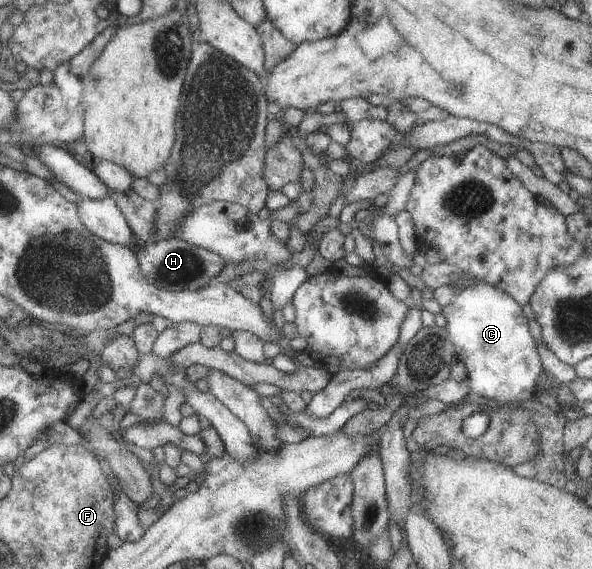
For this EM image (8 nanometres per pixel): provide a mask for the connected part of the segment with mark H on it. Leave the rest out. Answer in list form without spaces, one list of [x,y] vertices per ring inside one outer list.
[[[177,237],[159,239],[159,241],[145,244],[139,249],[138,260],[141,271],[147,276],[147,281],[153,281],[161,289],[170,292],[182,292],[185,290],[199,290],[205,288],[213,277],[217,277],[227,264],[225,258],[208,249],[194,246],[192,243]]]

